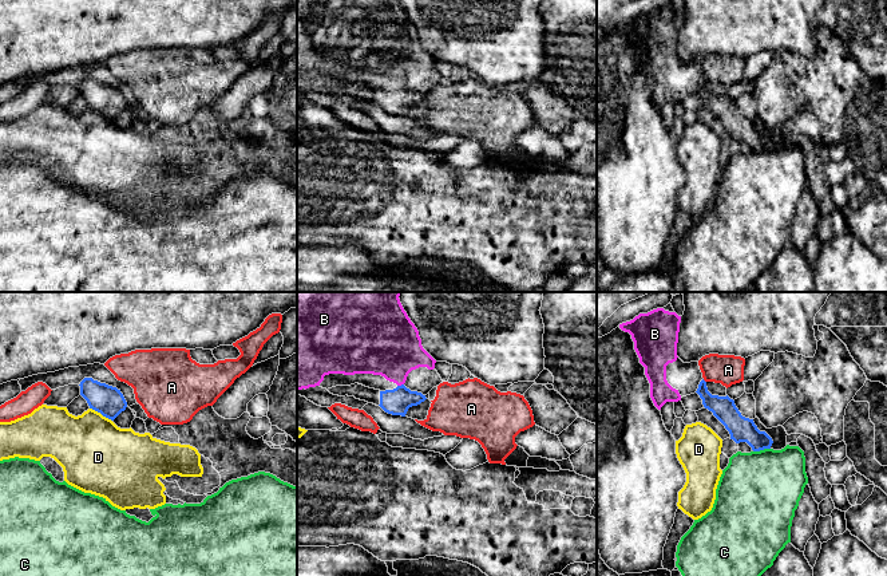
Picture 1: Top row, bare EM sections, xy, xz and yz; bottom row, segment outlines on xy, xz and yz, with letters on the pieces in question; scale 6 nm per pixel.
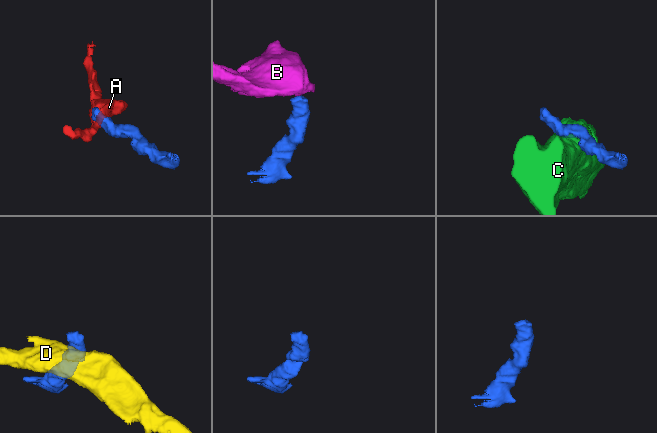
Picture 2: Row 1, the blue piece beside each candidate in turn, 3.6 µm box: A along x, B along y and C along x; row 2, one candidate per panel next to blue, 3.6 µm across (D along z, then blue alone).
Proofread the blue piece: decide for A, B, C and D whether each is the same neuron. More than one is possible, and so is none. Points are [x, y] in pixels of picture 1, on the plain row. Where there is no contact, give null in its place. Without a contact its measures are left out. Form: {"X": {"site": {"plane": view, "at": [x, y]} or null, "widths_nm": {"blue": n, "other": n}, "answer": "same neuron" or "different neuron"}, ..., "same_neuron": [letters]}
{"A": {"site": {"plane": "yz", "at": [704, 81]}, "widths_nm": {"blue": 140, "other": 180}, "answer": "different neuron"}, "B": {"site": {"plane": "xz", "at": [402, 85]}, "widths_nm": {"blue": 160, "other": 360}, "answer": "same neuron"}, "C": {"site": {"plane": "yz", "at": [761, 149]}, "widths_nm": {"blue": 150, "other": 480}, "answer": "different neuron"}, "D": {"site": {"plane": "xy", "at": [101, 113]}, "widths_nm": {"blue": 180, "other": 420}, "answer": "different neuron"}, "same_neuron": ["B"]}

